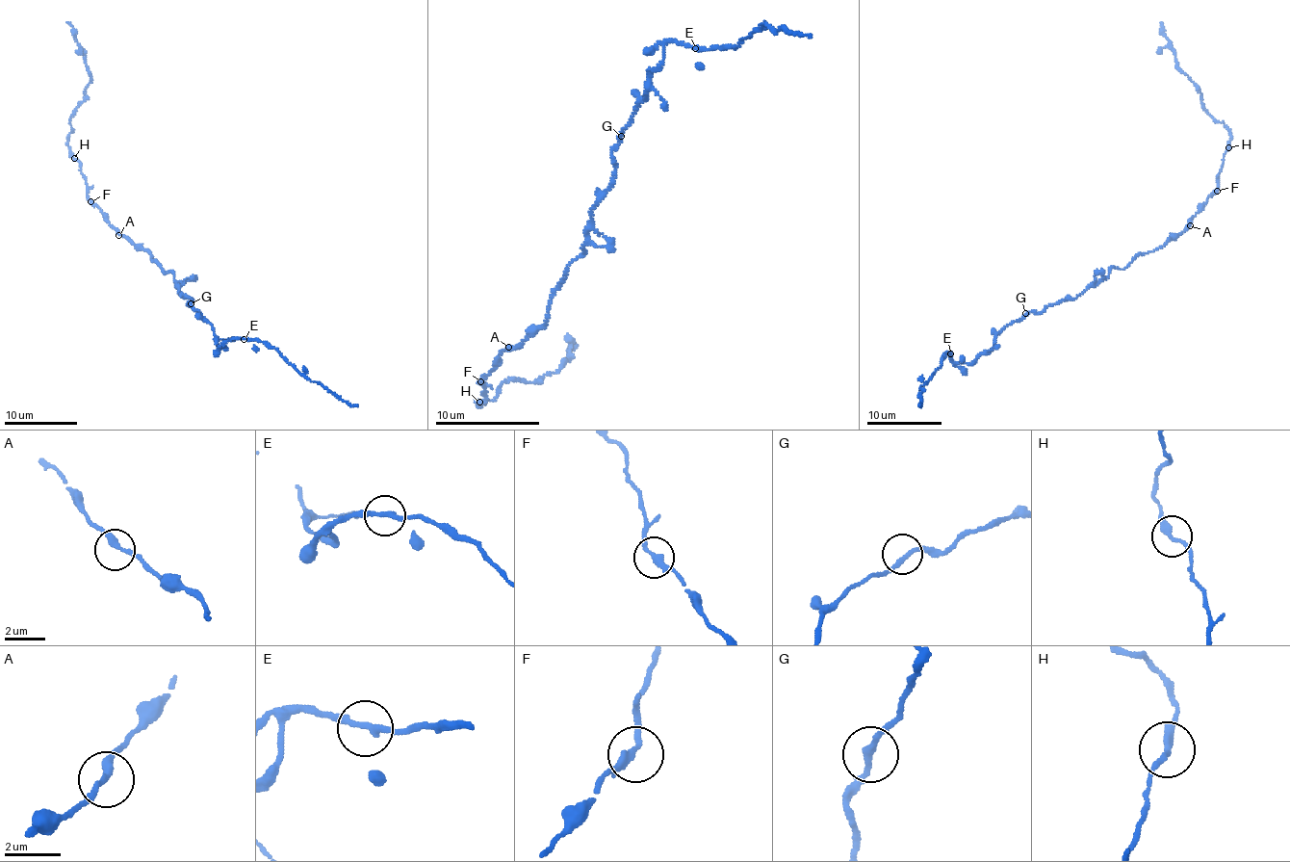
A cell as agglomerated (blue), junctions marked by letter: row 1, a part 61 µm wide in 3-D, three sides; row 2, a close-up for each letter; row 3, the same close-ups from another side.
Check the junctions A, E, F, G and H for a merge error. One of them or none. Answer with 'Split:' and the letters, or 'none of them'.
Split: none of them

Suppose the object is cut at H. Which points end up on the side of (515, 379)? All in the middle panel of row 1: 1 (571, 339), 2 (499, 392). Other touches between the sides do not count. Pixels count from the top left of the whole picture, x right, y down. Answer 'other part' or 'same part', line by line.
1: same part
2: same part

